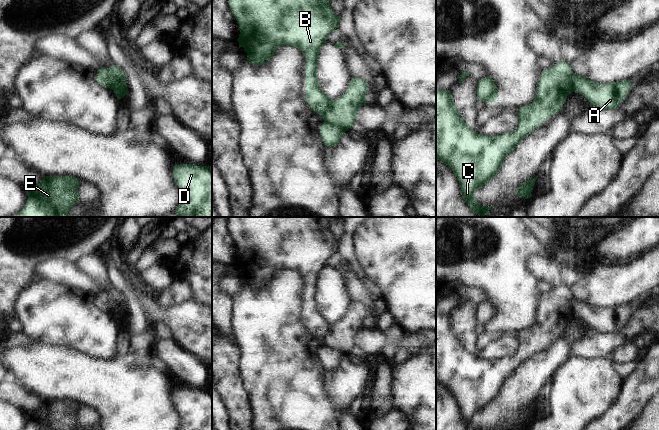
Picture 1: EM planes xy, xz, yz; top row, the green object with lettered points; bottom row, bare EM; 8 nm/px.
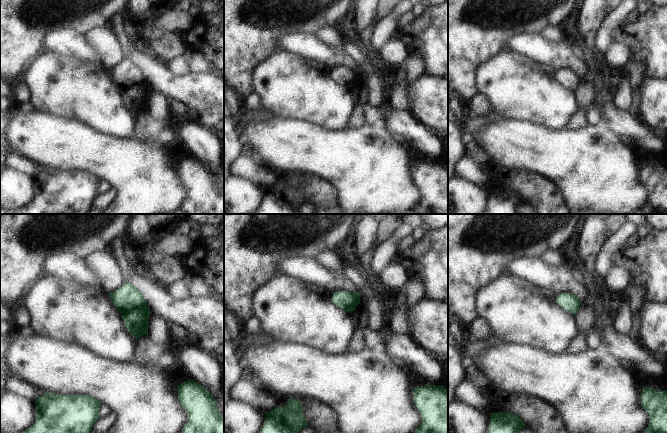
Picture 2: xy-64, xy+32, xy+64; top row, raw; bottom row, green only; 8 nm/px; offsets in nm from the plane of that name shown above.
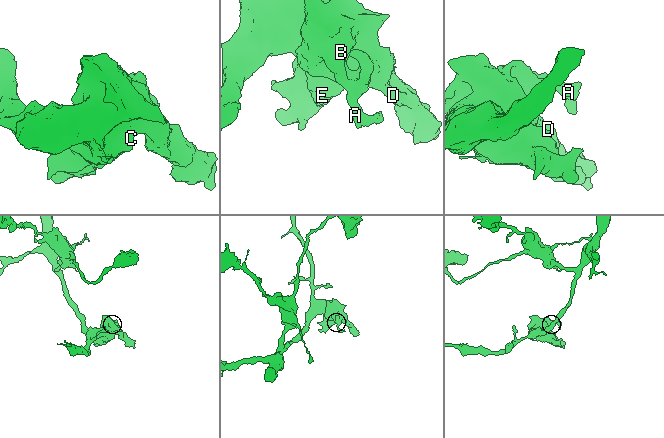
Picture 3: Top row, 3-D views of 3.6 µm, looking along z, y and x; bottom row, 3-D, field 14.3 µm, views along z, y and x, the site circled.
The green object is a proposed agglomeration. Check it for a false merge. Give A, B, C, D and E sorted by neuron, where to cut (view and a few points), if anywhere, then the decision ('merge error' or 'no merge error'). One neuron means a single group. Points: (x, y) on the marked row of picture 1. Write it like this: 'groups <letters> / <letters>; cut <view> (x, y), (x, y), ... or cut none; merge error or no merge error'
groups A / B C D E; cut xy (108, 68), (115, 78), (115, 84), (112, 88); merge error

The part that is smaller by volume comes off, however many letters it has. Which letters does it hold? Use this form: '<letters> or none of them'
A

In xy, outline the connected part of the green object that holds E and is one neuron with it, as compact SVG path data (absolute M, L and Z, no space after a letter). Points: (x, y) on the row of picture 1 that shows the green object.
M42 176L36 187L26 188L28 196L23 209L11 217L72 217L69 210L79 202L79 178L73 176Z

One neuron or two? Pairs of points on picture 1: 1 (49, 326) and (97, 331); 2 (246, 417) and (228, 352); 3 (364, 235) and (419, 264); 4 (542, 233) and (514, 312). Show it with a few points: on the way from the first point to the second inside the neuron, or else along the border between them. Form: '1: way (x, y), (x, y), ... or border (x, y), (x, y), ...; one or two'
1: way (61, 326), (85, 327); one
2: way (238, 401), (229, 383), (228, 368); one
3: way (378, 241), (401, 248), (405, 252); one
4: border (527, 227), (540, 241), (547, 245); two

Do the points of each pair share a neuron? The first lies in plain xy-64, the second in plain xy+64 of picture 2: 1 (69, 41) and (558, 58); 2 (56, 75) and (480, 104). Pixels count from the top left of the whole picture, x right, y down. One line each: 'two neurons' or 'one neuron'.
1: one neuron
2: two neurons

